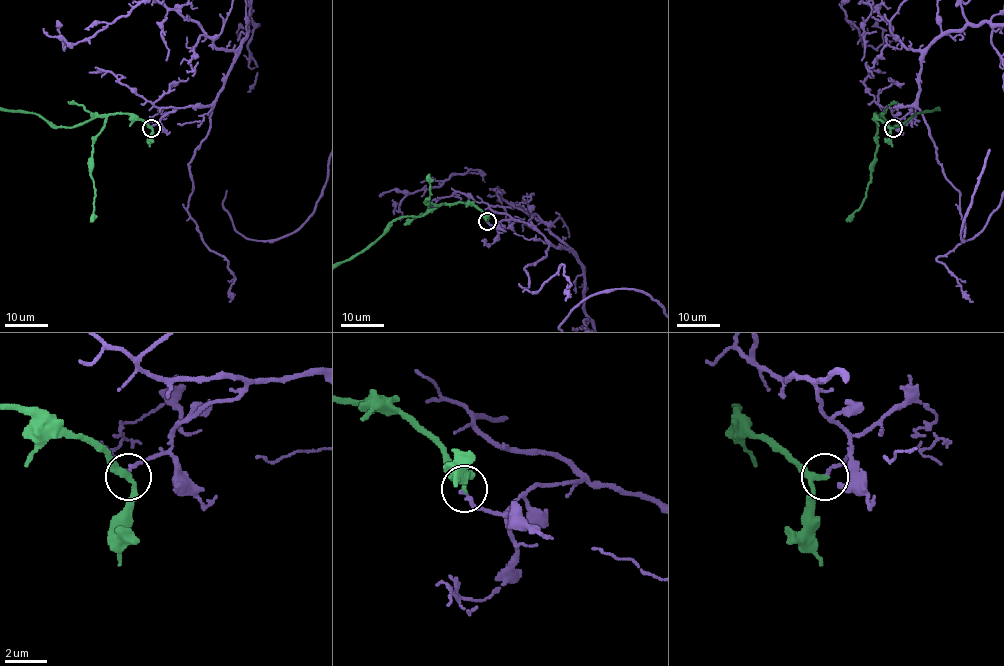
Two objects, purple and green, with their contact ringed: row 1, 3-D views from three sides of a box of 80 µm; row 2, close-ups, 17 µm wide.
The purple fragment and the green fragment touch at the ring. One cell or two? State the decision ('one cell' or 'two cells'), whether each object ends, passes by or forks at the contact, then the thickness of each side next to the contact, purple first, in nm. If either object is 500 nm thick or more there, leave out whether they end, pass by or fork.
two cells; purple ends; green passes by; calibres 180 and 200 nm

